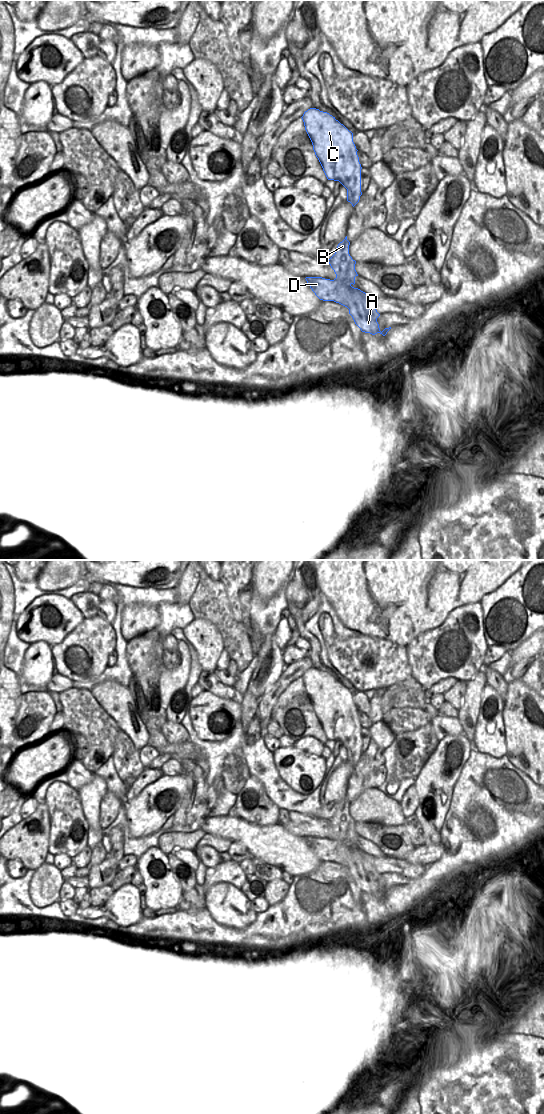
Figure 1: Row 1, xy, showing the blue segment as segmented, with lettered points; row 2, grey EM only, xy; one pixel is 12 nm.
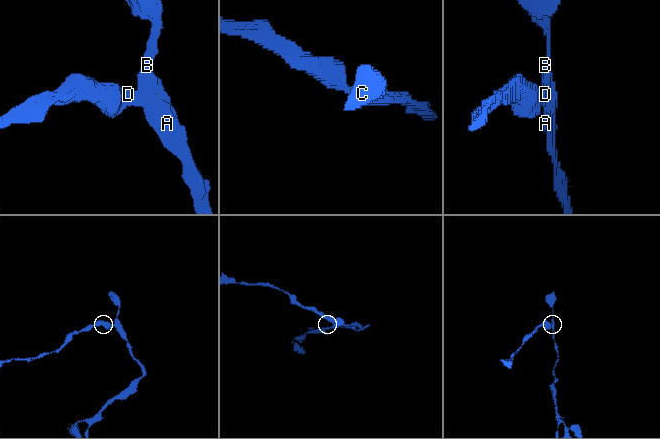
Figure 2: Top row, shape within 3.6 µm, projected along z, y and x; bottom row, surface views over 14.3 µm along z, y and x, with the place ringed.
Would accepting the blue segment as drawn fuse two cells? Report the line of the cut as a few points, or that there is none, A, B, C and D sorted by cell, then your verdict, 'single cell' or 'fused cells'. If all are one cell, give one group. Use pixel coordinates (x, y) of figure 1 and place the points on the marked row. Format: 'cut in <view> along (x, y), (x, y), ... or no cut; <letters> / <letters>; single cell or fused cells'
no cut; A B C D; single cell

